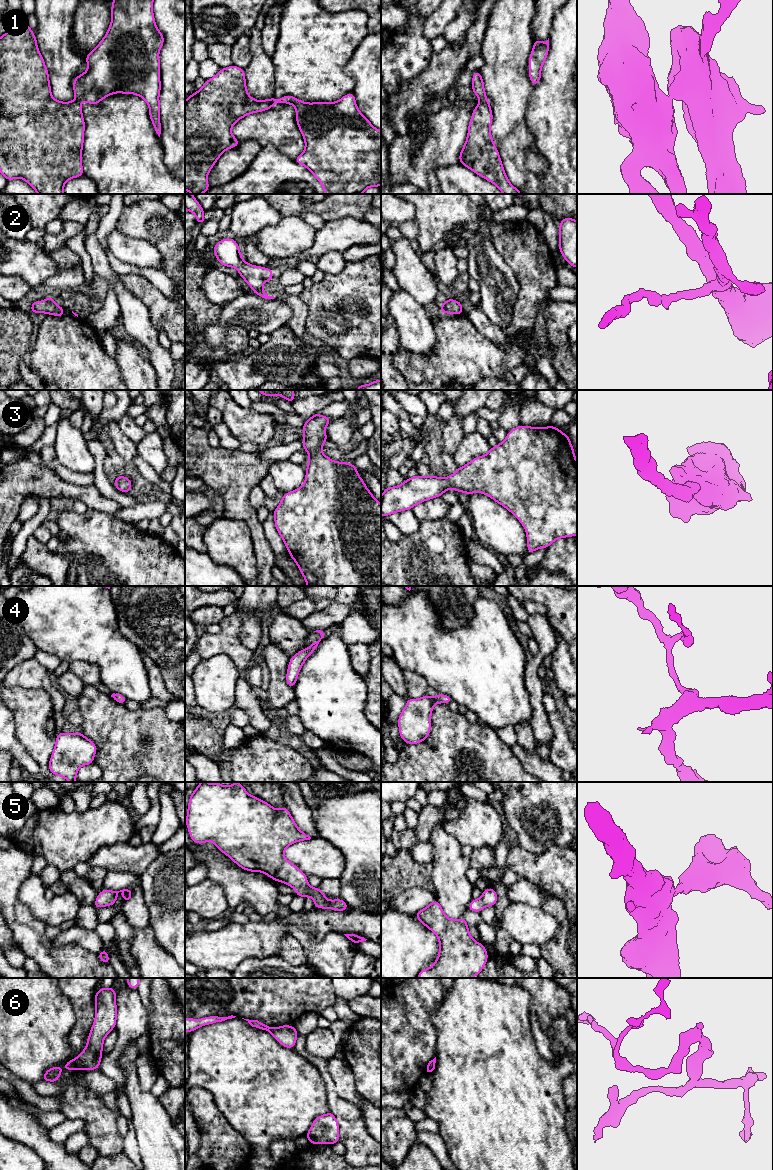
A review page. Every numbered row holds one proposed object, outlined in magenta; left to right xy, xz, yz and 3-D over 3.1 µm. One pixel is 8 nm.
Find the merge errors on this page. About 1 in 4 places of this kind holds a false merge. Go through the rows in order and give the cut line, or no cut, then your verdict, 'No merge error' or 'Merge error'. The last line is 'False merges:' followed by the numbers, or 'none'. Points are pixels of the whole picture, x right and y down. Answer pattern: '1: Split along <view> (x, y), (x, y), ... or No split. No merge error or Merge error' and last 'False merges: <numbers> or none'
1: Split along yz (486, 99), (481, 101). Merge error
2: No split. No merge error
3: No split. No merge error
4: No split. No merge error
5: No split. No merge error
6: Split along xy (73, 1059), (78, 1067). Merge error
False merges: 1, 6

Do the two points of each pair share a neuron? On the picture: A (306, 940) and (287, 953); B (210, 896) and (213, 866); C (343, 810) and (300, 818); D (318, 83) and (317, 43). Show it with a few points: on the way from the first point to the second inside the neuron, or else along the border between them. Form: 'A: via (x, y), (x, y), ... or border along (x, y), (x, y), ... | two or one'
A: border along (290, 934), (298, 940), (304, 949), (307, 963) | two
B: border along (206, 878), (216, 882), (221, 887), (226, 899) | two
C: border along (309, 807), (319, 837) | two
D: via (317, 73), (317, 53) | one

